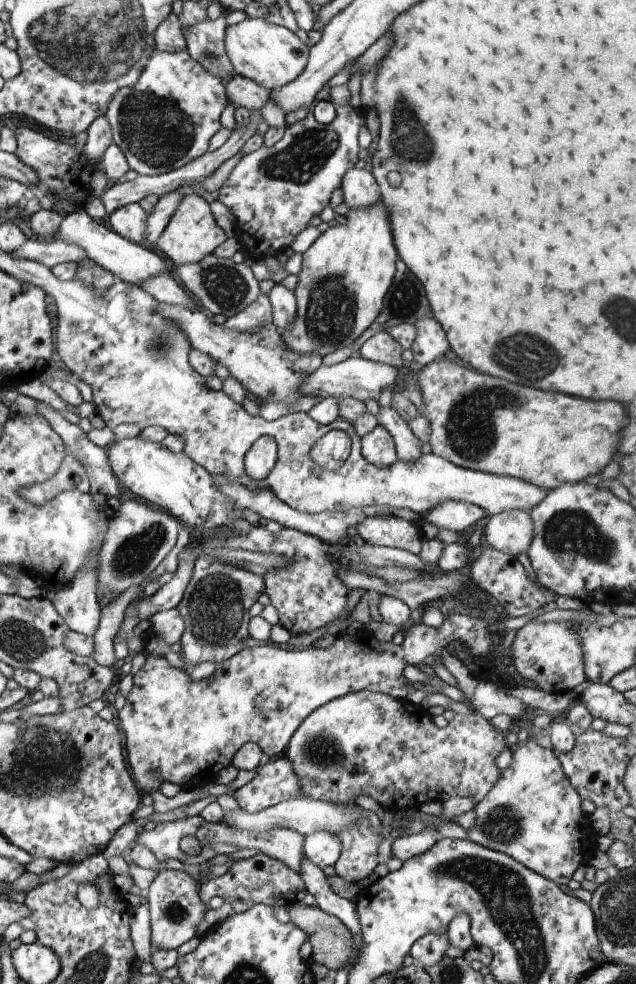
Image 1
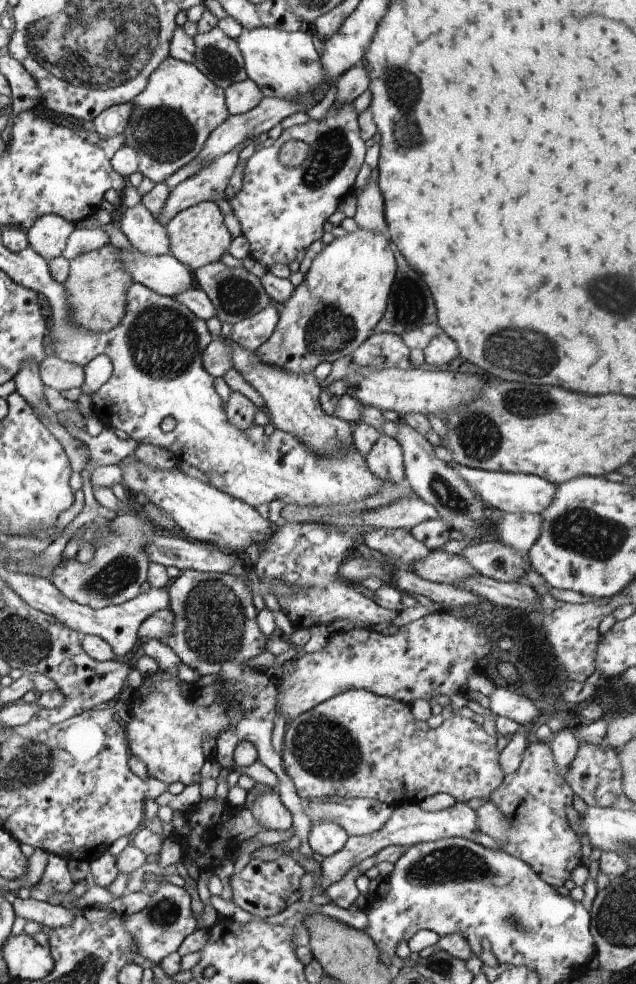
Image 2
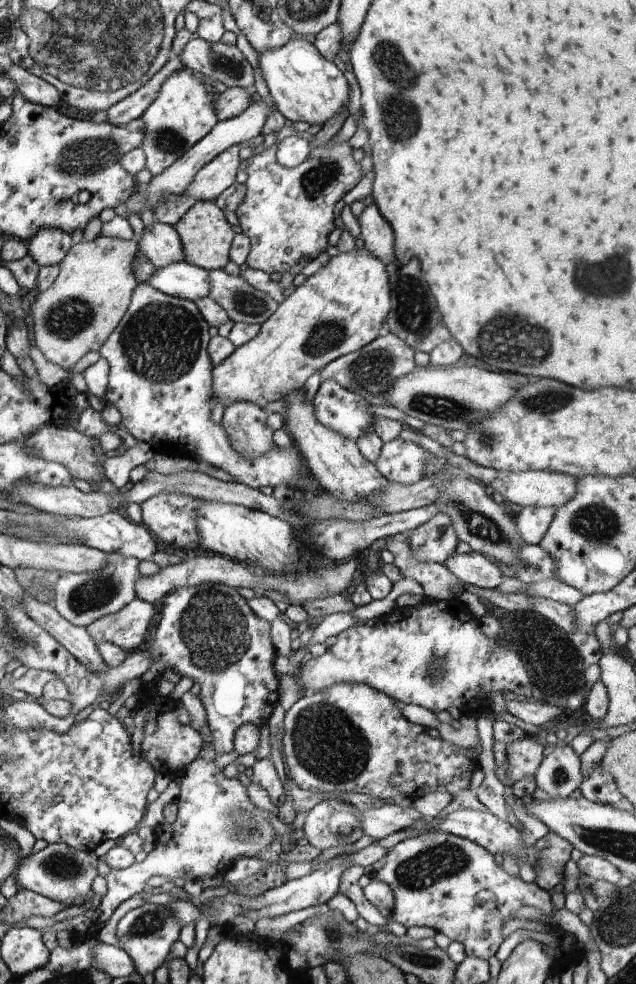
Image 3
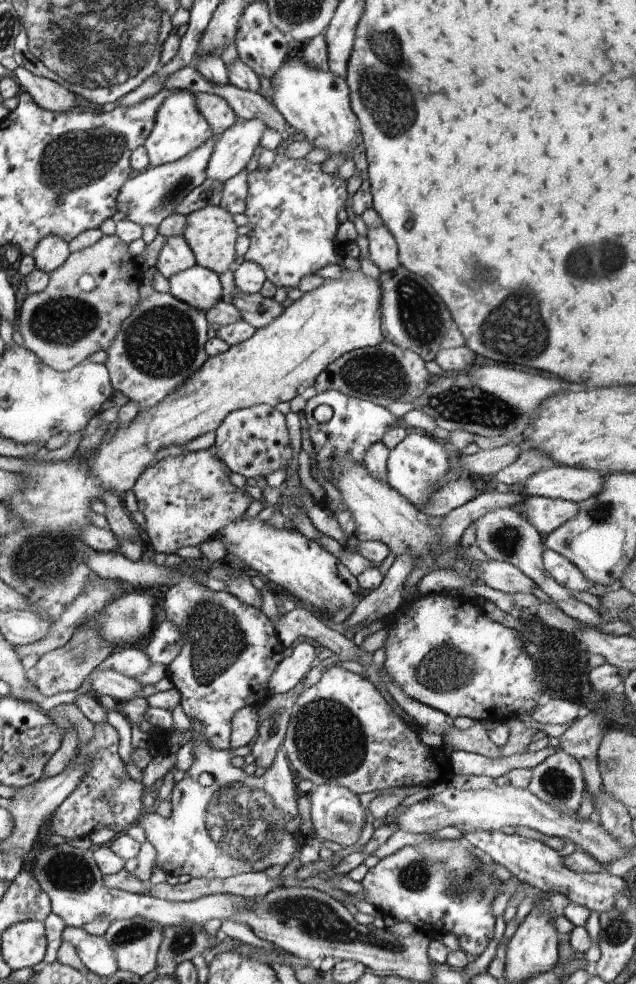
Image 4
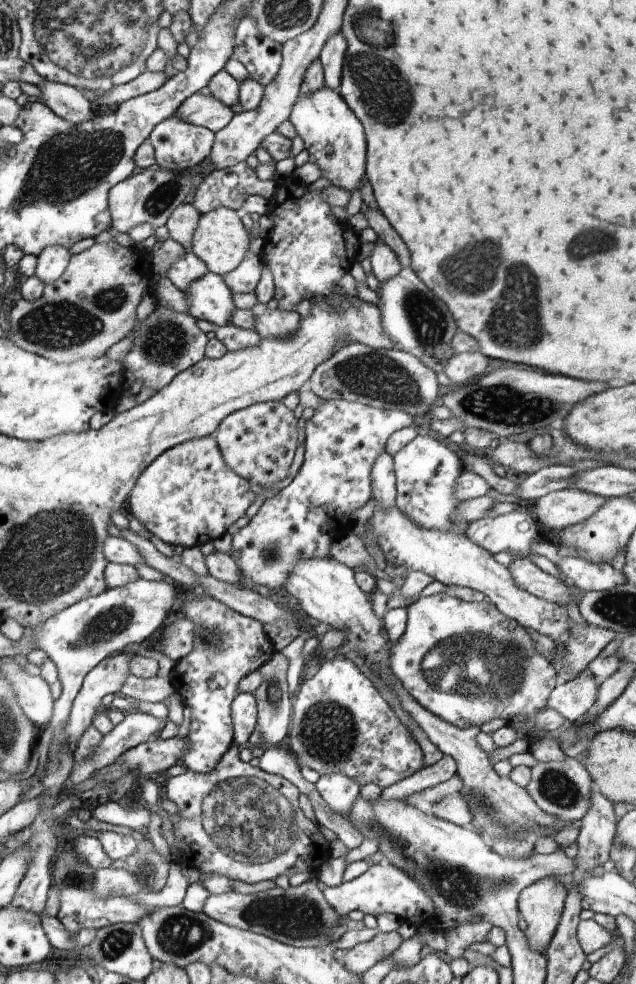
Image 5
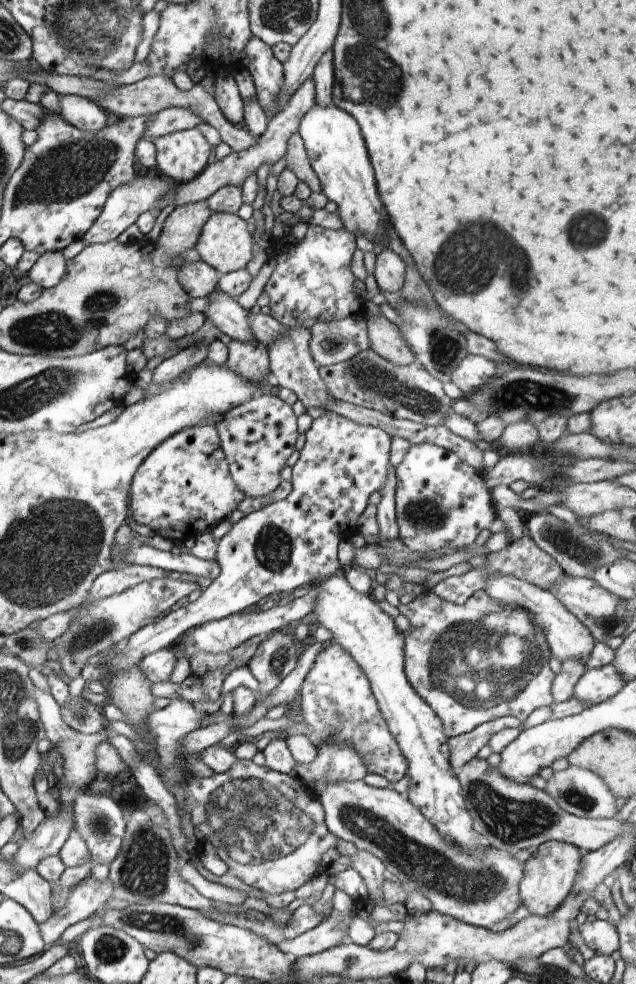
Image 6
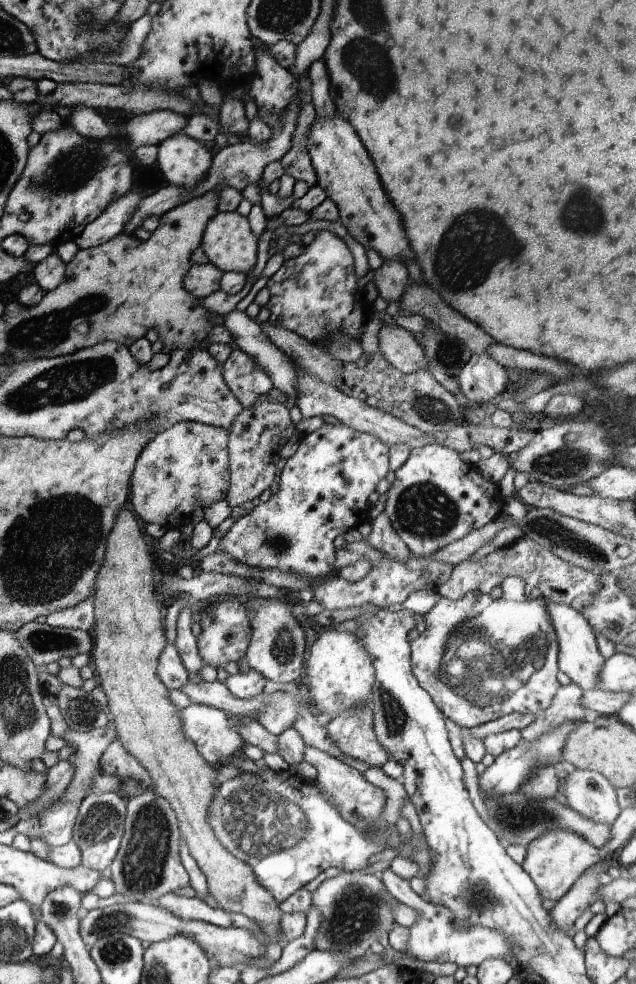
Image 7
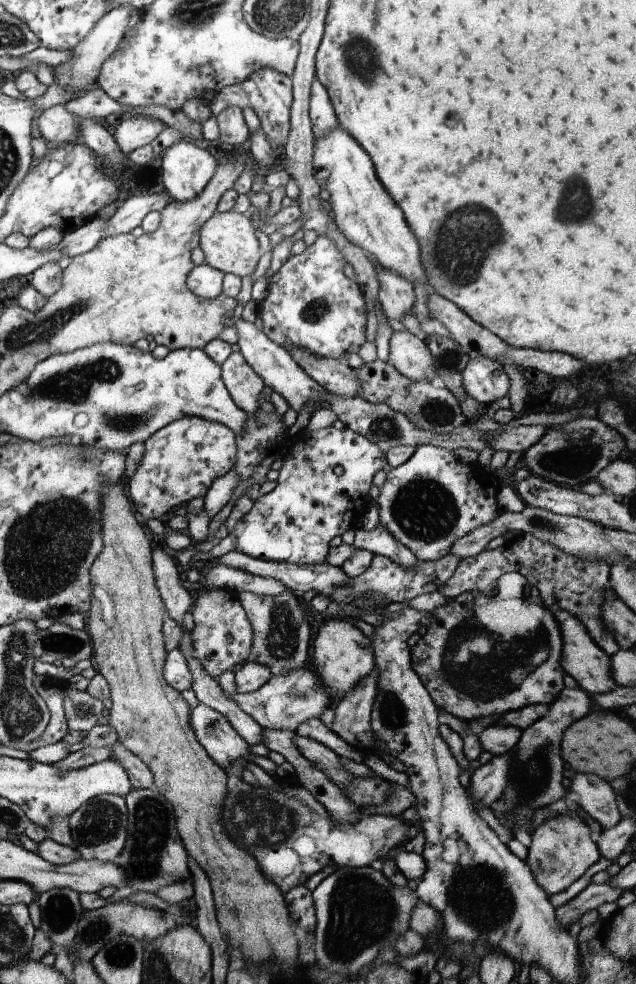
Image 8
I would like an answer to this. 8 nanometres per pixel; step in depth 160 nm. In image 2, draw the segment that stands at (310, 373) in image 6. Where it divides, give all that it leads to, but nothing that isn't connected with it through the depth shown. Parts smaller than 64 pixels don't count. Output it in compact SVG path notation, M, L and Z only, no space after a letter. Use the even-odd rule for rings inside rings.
M220 261L197 268L193 275L195 276L196 287L206 291L208 298L214 305L215 316L223 323L234 324L247 319L257 312L263 311L272 303L262 286L261 280L244 267L231 268Z

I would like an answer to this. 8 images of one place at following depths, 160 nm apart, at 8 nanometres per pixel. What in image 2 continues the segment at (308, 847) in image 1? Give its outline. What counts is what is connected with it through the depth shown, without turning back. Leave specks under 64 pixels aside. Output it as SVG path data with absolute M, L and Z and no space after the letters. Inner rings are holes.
M317 820L311 824L308 844L313 852L327 857L338 852L349 839L349 834L342 825L334 821Z

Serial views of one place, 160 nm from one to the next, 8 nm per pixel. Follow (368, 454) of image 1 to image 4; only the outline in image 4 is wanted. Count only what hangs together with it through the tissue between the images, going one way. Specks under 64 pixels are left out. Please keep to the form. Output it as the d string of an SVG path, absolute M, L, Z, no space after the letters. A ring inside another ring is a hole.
M410 433L406 435L392 450L387 460L387 482L416 508L422 510L436 492L435 484L442 481L450 470L448 452L450 448L445 442L434 436Z

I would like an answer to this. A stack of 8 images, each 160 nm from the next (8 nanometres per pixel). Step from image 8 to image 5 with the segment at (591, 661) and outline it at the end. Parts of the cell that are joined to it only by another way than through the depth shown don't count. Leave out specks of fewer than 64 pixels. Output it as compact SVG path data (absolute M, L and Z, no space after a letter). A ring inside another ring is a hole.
M396 506L382 511L375 508L368 524L383 551L388 573L402 571L405 576L410 570L422 571L445 585L470 587L480 591L485 598L499 608L502 614L516 620L527 629L536 630L552 639L556 645L571 642L571 622L566 606L534 596L520 588L508 567L498 563L494 555L485 548L474 544L465 534L455 535L434 529L423 529L405 517Z

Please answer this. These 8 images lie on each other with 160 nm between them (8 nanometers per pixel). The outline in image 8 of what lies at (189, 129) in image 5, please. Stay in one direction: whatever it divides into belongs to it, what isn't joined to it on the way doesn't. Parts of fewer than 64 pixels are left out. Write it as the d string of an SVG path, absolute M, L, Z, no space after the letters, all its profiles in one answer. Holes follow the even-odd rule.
M179 140L156 163L161 167L165 192L173 201L187 203L200 196L218 165L210 150L198 148L190 140Z

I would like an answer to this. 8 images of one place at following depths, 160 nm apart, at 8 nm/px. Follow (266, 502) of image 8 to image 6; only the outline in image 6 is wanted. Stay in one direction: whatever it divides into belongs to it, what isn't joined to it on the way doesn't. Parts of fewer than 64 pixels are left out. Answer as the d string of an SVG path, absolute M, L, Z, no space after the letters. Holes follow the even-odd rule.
M326 410L324 416L314 419L313 423L308 431L305 432L305 444L304 447L300 450L299 458L297 462L292 466L292 478L290 484L292 484L292 491L286 498L273 502L272 504L258 509L257 511L247 514L243 518L232 525L232 529L225 534L217 542L217 551L215 554L215 559L218 561L218 564L221 566L221 573L207 586L206 590L202 592L200 597L194 601L189 602L187 606L178 608L177 610L170 611L164 618L161 620L154 621L146 626L143 626L140 630L137 630L129 639L127 647L120 651L114 658L110 658L106 664L102 665L86 665L81 670L81 674L86 680L86 683L89 680L99 680L103 684L107 684L107 681L110 680L116 673L120 671L125 671L128 667L134 666L135 664L140 664L141 660L160 650L161 648L166 647L175 647L176 642L182 638L187 632L190 632L194 627L199 627L204 623L210 621L217 621L223 619L224 617L242 613L243 611L248 611L254 608L259 604L261 598L267 597L269 595L280 595L281 592L291 592L295 588L301 587L310 587L313 584L319 583L322 580L326 580L328 577L331 577L333 574L340 573L343 571L338 555L337 548L342 539L349 539L352 534L355 534L359 530L358 518L361 513L364 512L366 505L368 504L368 498L372 492L378 492L385 485L387 472L389 471L389 452L391 449L391 436L384 432L382 429L373 426L365 426L358 424L342 415L337 415L336 413Z

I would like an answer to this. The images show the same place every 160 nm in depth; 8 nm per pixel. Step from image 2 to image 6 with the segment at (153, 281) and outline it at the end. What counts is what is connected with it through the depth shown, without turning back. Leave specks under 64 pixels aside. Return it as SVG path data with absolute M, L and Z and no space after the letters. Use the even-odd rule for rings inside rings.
M216 290L208 296L209 305L203 312L224 334L234 341L258 345L249 323L249 311L239 305L236 299Z

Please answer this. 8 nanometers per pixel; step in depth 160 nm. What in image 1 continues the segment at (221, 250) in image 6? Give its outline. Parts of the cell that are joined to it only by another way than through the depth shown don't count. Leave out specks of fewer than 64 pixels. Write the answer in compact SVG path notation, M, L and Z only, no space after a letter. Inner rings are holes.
M193 193L183 197L176 212L173 212L172 218L168 221L168 226L162 231L153 248L164 254L166 258L183 265L201 262L202 258L214 253L214 250L226 239L224 231L216 225L210 205L204 198Z

